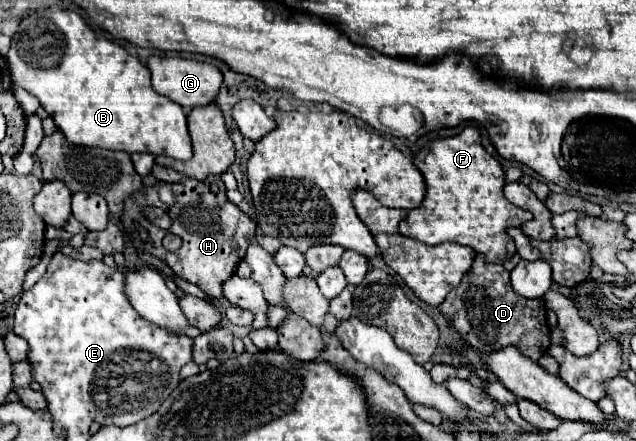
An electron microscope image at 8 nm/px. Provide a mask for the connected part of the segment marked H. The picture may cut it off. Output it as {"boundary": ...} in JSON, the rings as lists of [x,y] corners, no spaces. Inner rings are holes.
{"boundary":[[[184,176],[178,184],[172,184],[172,192],[176,198],[174,206],[168,208],[172,226],[168,230],[160,230],[154,224],[142,220],[142,226],[148,232],[148,242],[140,242],[134,232],[134,246],[140,250],[150,250],[150,254],[158,254],[174,270],[176,276],[196,284],[210,298],[220,298],[222,284],[236,272],[236,266],[244,258],[244,250],[248,248],[248,238],[254,238],[256,234],[256,222],[250,220],[236,204],[226,198],[226,188],[220,176],[210,176],[204,182]],[[212,182],[220,186],[218,194],[210,192]],[[168,232],[178,234],[182,238],[180,250],[168,252],[162,248],[162,238]]]}

